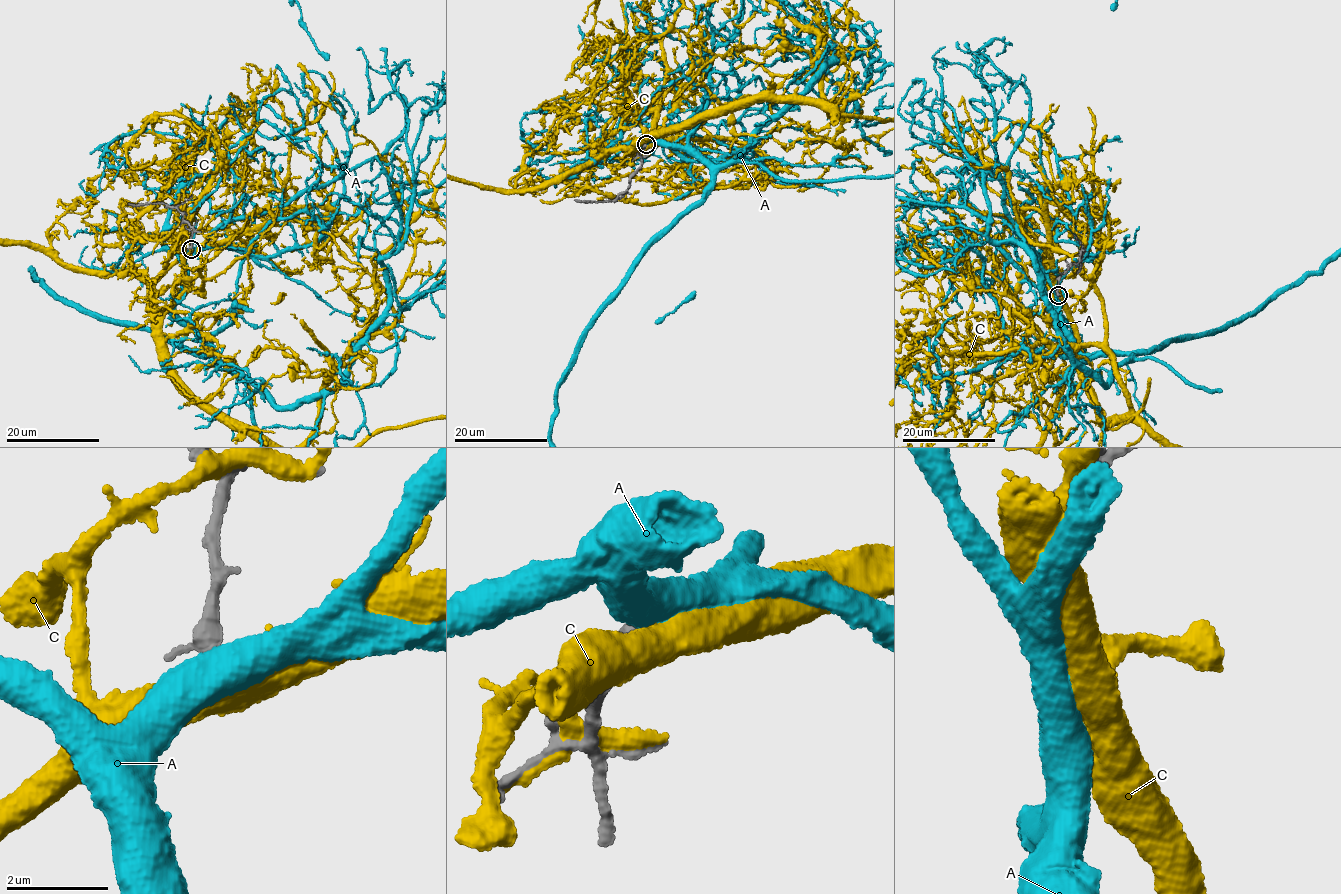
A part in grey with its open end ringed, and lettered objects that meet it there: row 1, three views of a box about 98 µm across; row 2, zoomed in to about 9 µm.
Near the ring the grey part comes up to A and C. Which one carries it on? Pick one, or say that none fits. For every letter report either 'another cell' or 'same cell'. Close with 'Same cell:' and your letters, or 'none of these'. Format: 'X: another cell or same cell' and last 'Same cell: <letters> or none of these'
A: same cell
C: another cell
Same cell: A

